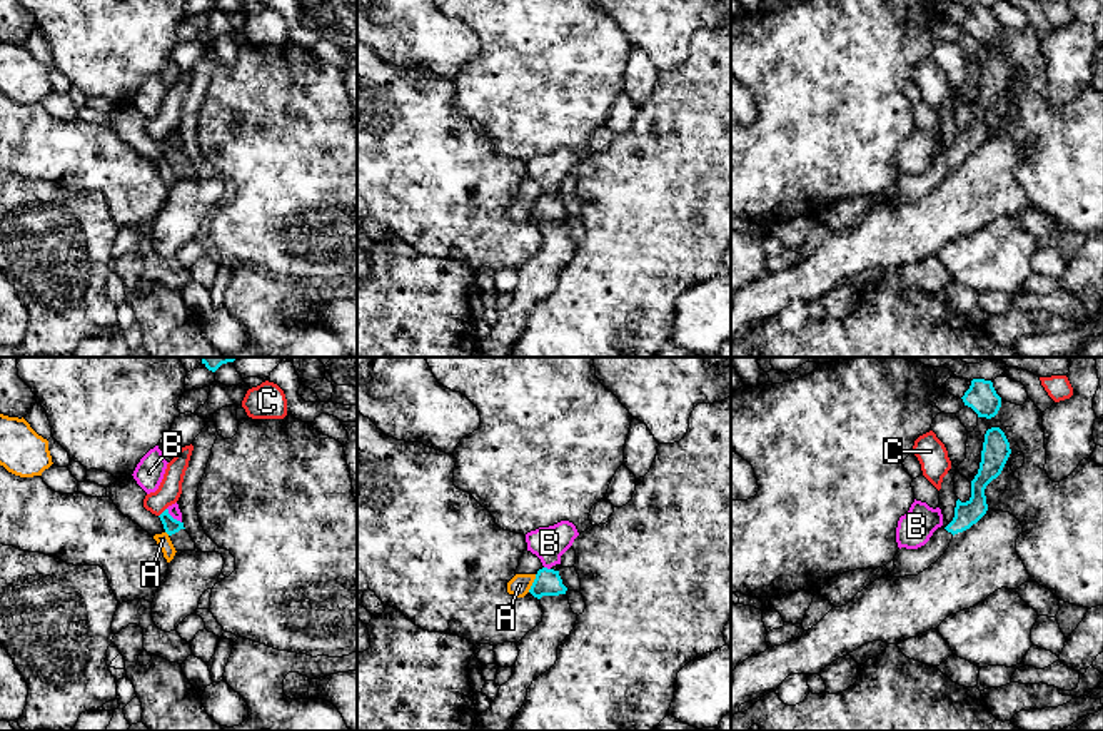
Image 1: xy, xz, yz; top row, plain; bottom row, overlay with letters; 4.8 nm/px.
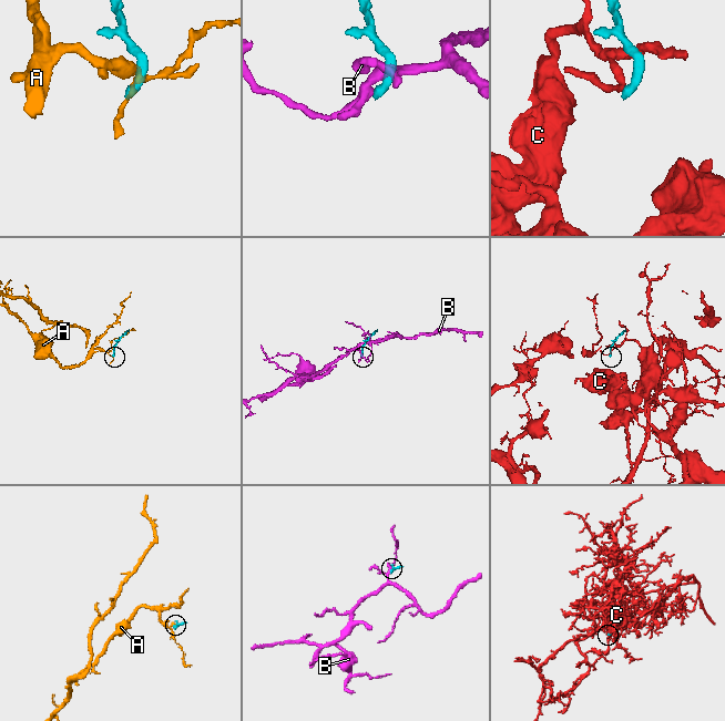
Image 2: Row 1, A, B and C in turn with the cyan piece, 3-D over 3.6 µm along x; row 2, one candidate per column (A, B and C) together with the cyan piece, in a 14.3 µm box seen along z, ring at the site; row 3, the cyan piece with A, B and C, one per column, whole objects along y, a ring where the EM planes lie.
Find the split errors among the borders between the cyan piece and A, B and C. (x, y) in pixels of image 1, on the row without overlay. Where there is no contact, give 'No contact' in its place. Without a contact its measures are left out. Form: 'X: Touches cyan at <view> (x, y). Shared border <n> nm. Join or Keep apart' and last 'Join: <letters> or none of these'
A: Touches cyan at xz (533, 209). Shared border 100 nm. Keep apart
B: Touches cyan at xy (171, 142). Shared border 100 nm. Keep apart
C: Touches cyan at xy (162, 139). Shared border 60 nm. Keep apart
Join: none of these

